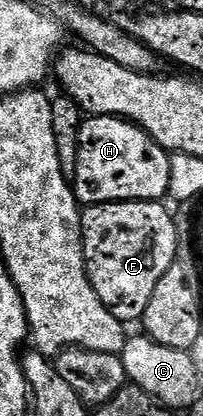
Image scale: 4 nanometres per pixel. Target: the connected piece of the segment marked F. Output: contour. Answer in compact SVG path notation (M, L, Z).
M163 201L159 202L101 202L98 206L87 207L80 215L80 231L84 237L84 267L88 269L88 279L98 292L98 300L106 304L106 308L119 322L139 323L146 312L146 304L150 304L150 296L154 296L154 288L158 288L158 280L166 276L166 272L177 261L176 254L176 222L168 215Z

